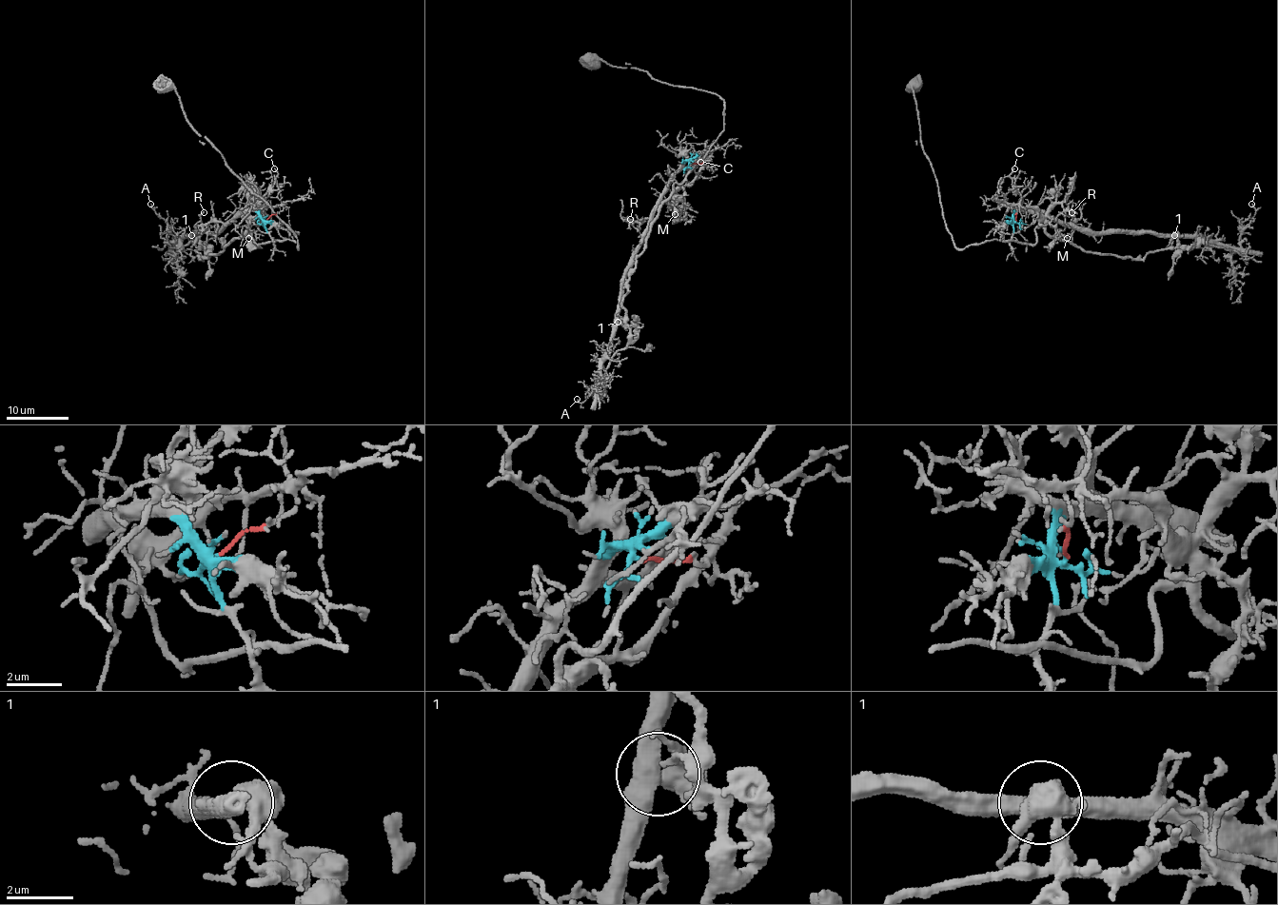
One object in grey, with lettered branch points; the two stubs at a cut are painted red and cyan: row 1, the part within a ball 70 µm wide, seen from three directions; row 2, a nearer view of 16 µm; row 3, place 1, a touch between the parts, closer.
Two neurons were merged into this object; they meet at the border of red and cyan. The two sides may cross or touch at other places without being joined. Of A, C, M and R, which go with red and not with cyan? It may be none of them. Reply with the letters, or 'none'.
M

